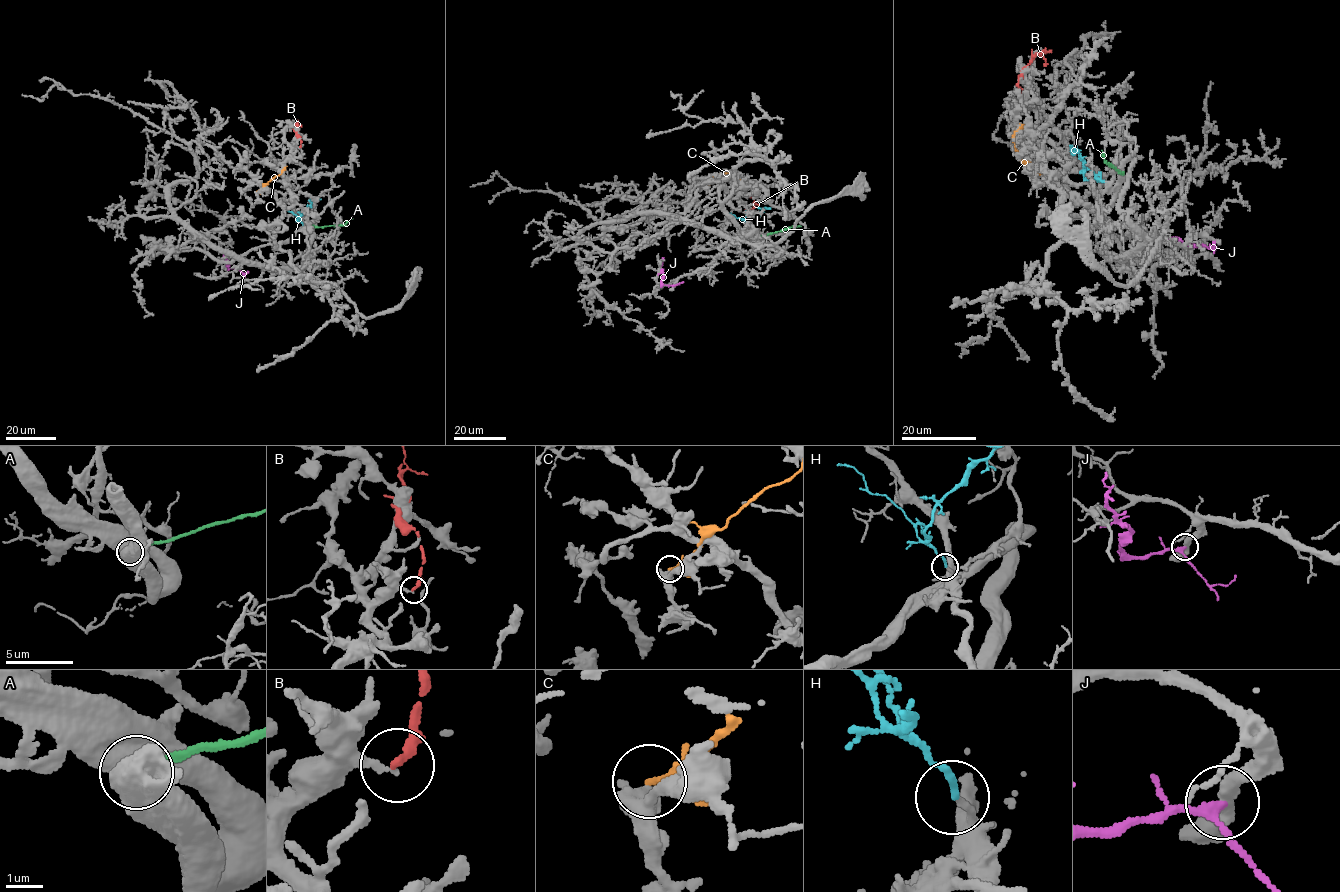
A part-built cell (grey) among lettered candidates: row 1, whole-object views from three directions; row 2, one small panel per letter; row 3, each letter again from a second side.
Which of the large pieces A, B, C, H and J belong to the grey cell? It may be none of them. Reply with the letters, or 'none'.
H

